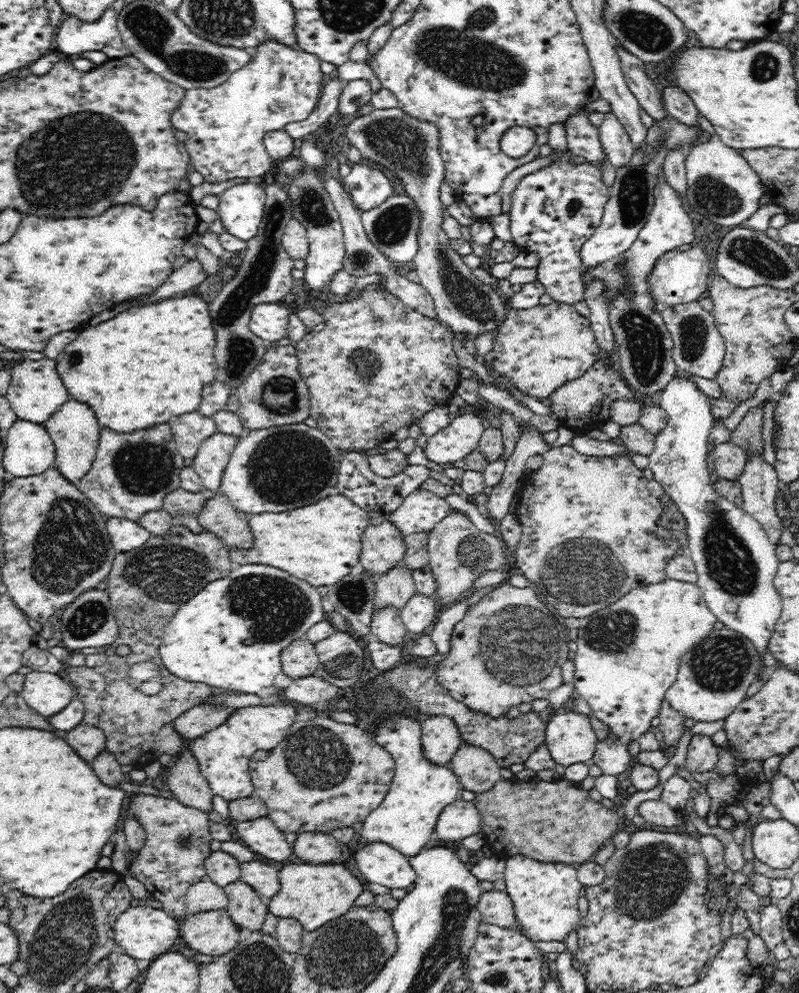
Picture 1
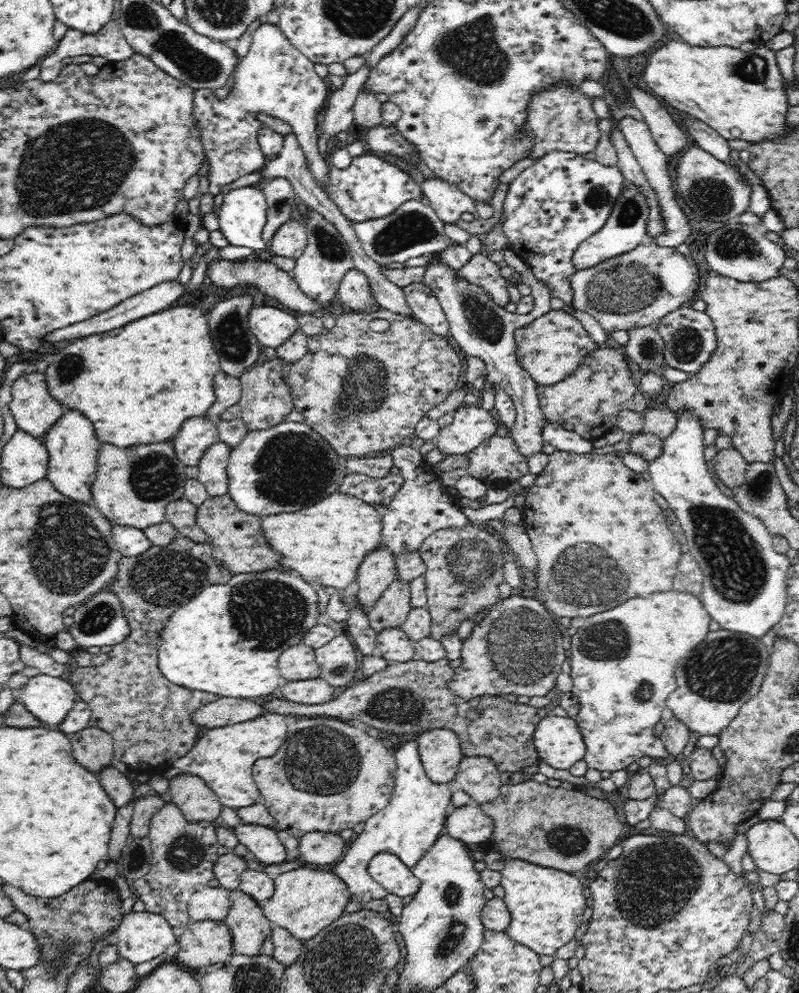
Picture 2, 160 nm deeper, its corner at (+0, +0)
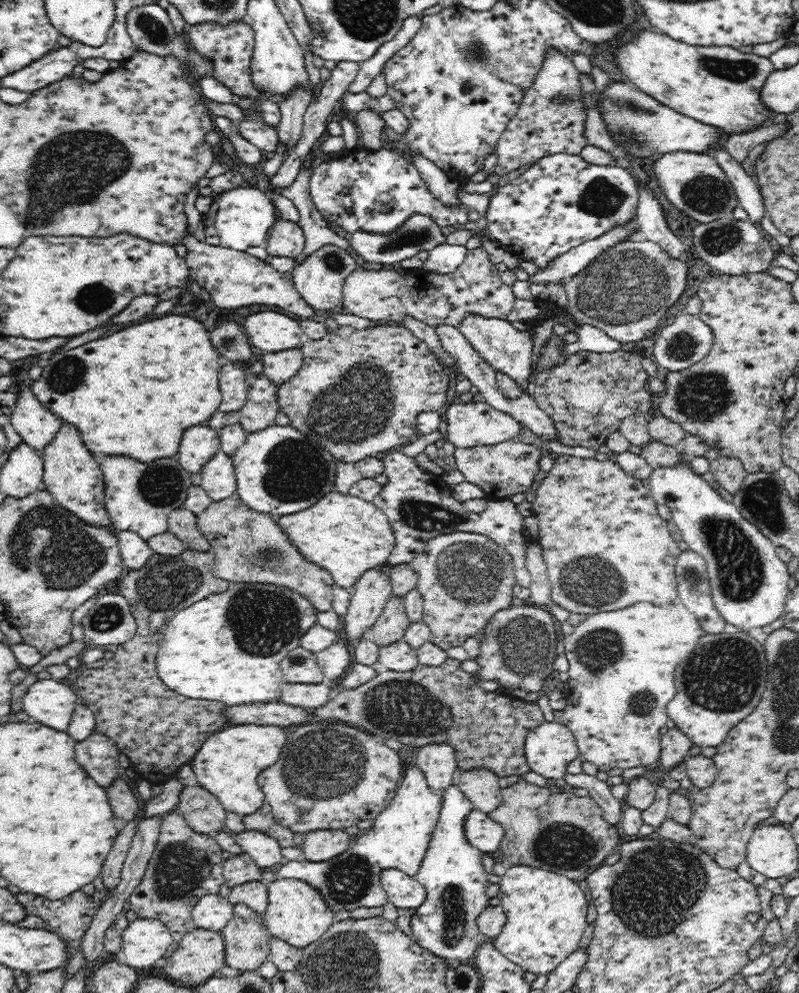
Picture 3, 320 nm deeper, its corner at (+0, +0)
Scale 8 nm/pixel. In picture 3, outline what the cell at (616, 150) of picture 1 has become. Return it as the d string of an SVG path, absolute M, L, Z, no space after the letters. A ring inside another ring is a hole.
M646 187L639 188L639 195L640 204L634 220L643 233L643 240L660 245L674 259L680 258L684 254L684 244L666 225L660 202Z

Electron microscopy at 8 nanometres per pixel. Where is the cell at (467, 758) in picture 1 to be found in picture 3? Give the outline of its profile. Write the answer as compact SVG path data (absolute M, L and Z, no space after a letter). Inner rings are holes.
M488 769L462 771L457 786L471 800L474 809L488 815L502 802L498 779L499 776Z

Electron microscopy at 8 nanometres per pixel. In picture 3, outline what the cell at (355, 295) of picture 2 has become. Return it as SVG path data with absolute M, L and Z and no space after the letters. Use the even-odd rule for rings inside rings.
M480 247L469 250L464 262L448 274L425 269L398 272L358 268L345 280L341 303L348 313L374 322L402 325L406 317L412 317L430 327L450 325L459 330L468 315L506 319L514 308L515 299L512 285L502 282L496 265L488 261L486 250Z

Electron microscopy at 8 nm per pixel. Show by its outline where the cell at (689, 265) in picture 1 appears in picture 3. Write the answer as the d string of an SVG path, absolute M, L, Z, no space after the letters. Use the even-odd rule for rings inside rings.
M628 240L608 246L590 264L564 282L567 294L567 311L584 325L594 326L604 331L622 344L639 342L653 336L656 328L665 322L665 312L686 290L688 267L679 259L672 258L660 245L646 240Z

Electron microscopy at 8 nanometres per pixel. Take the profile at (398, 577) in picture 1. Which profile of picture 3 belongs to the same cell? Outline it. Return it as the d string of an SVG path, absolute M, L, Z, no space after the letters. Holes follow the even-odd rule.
M390 597L375 625L368 630L365 638L378 645L378 648L403 640L410 626L401 598Z

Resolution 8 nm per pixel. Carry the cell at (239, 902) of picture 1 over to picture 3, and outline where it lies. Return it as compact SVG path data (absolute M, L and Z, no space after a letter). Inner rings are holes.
M234 905L233 918L220 933L225 947L225 965L237 971L256 971L262 964L269 960L268 928L261 915L251 910L246 905Z

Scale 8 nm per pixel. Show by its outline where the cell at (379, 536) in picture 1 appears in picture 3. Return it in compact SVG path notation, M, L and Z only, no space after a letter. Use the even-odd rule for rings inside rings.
M378 568L367 570L350 589L351 597L344 614L344 631L348 642L356 644L365 638L392 595L386 573Z

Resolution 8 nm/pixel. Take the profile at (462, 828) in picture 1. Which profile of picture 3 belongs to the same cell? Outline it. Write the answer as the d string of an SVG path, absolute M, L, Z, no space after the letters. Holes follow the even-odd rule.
M472 809L472 812L468 814L464 828L470 844L487 854L498 850L505 835L501 824L476 809Z

